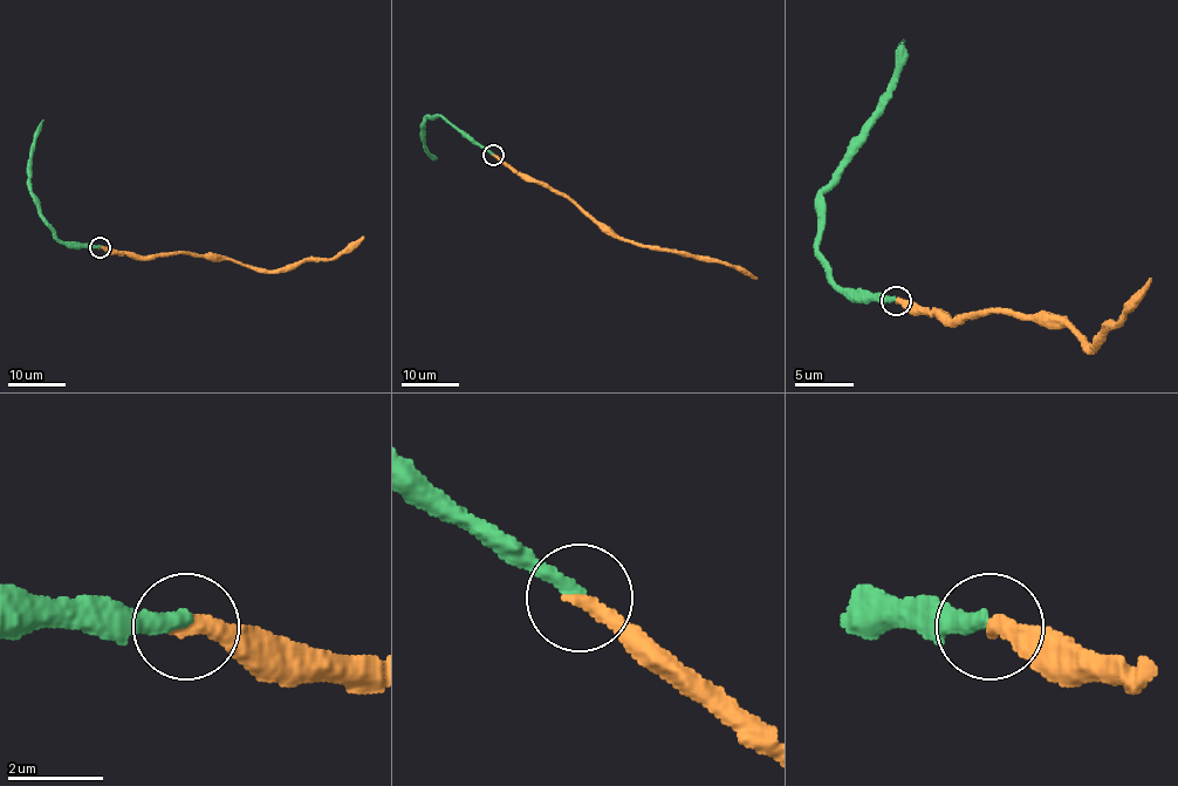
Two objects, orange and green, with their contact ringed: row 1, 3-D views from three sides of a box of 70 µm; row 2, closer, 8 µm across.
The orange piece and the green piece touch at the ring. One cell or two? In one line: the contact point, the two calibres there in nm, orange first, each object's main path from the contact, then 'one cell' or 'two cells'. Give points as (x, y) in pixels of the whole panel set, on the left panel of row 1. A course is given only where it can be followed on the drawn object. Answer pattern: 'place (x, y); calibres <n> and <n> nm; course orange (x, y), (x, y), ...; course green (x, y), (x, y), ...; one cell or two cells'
place (100, 247); calibres 360 and 340 nm; course orange (98, 247), (152, 257), (179, 253), (221, 255), (248, 267), (285, 270), (305, 261), (348, 253), (364, 237); course green (98, 247), (67, 247), (55, 237), (42, 216), (29, 180), (32, 145), (42, 120); one cell

